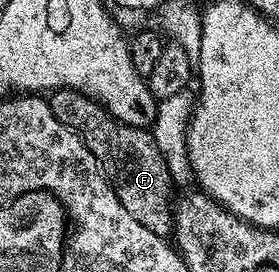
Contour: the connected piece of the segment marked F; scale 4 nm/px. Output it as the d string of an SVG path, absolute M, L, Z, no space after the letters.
M55 90L48 101L56 120L82 139L92 156L99 162L120 204L128 208L135 220L140 220L148 232L169 239L174 232L175 211L170 211L170 166L163 158L153 133L141 126L125 126L113 118L102 103L79 90Z

